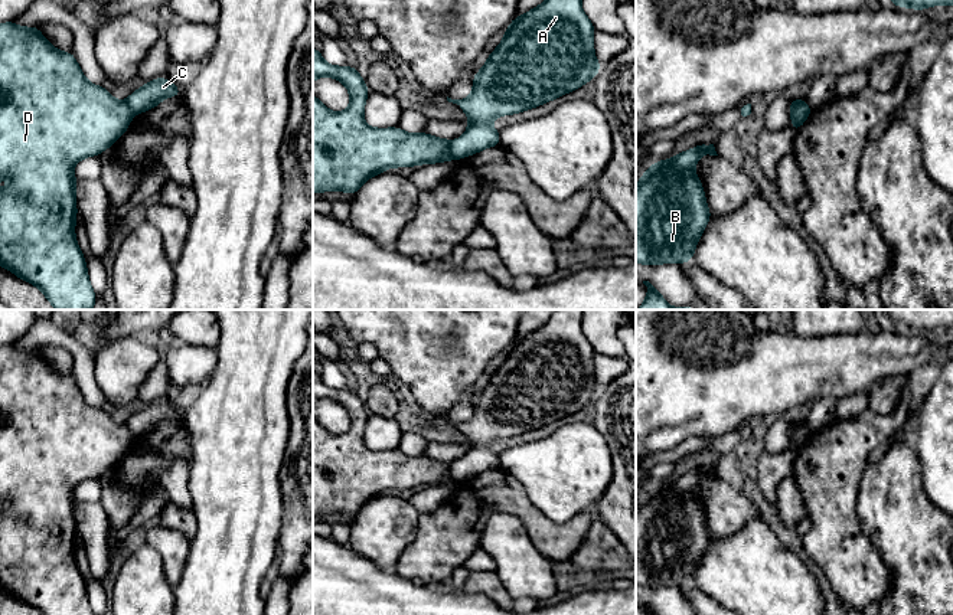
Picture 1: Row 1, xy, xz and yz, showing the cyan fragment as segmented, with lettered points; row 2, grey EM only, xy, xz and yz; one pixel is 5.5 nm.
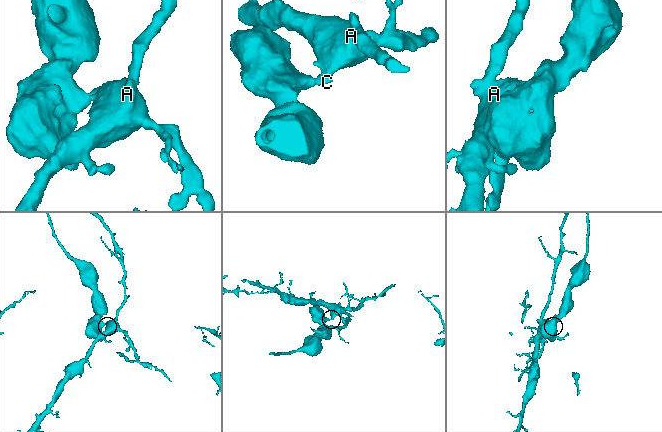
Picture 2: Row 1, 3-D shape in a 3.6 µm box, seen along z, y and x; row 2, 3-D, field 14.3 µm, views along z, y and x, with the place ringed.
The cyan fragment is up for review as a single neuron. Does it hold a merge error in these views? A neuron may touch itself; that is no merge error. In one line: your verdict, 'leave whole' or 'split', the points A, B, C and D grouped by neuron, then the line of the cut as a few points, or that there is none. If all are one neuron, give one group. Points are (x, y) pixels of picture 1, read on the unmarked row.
split | A B C / D | xz (450, 464), (450, 477), (453, 480)

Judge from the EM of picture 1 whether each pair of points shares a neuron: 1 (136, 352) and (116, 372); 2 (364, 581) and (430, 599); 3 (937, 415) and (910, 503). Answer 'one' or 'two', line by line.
1: one
2: one
3: two

